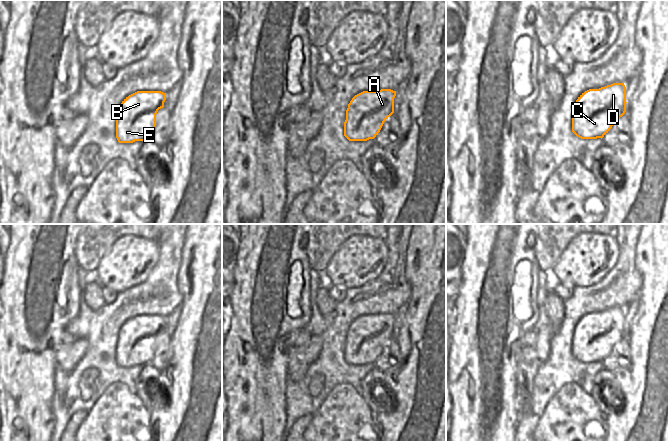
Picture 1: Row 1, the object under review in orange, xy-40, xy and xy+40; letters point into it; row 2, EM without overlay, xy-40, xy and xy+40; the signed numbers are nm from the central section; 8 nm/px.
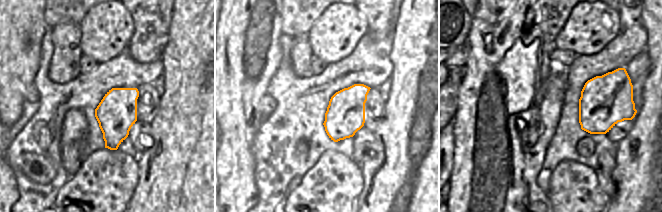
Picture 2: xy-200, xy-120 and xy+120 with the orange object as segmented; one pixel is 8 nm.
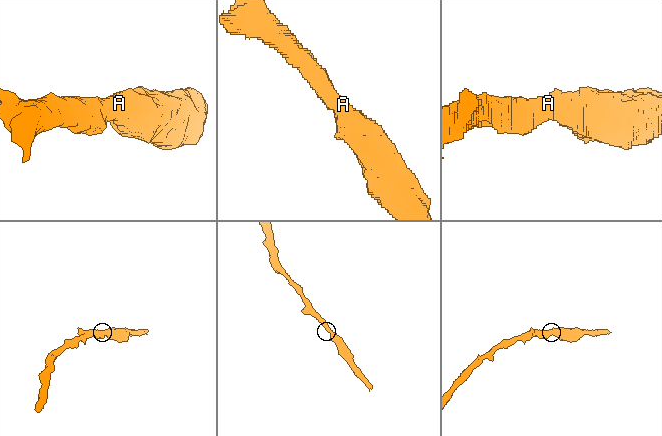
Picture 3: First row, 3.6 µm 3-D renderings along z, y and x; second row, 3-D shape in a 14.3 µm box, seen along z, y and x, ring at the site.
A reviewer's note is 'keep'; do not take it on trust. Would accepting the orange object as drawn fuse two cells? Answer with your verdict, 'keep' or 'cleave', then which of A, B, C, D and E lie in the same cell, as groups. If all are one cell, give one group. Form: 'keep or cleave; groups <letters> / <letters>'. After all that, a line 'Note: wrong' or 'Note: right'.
keep; groups A B C D E
Note: right

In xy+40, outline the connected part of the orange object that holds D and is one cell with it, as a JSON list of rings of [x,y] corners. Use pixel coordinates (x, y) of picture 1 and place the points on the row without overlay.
[[[613,307],[585,315],[578,321],[572,334],[572,356],[581,363],[602,363],[614,346],[625,338],[626,327],[624,307]]]

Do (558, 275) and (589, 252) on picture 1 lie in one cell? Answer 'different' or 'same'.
same

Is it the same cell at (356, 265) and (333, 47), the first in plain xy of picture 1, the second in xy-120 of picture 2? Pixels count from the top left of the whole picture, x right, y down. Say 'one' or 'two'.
one

